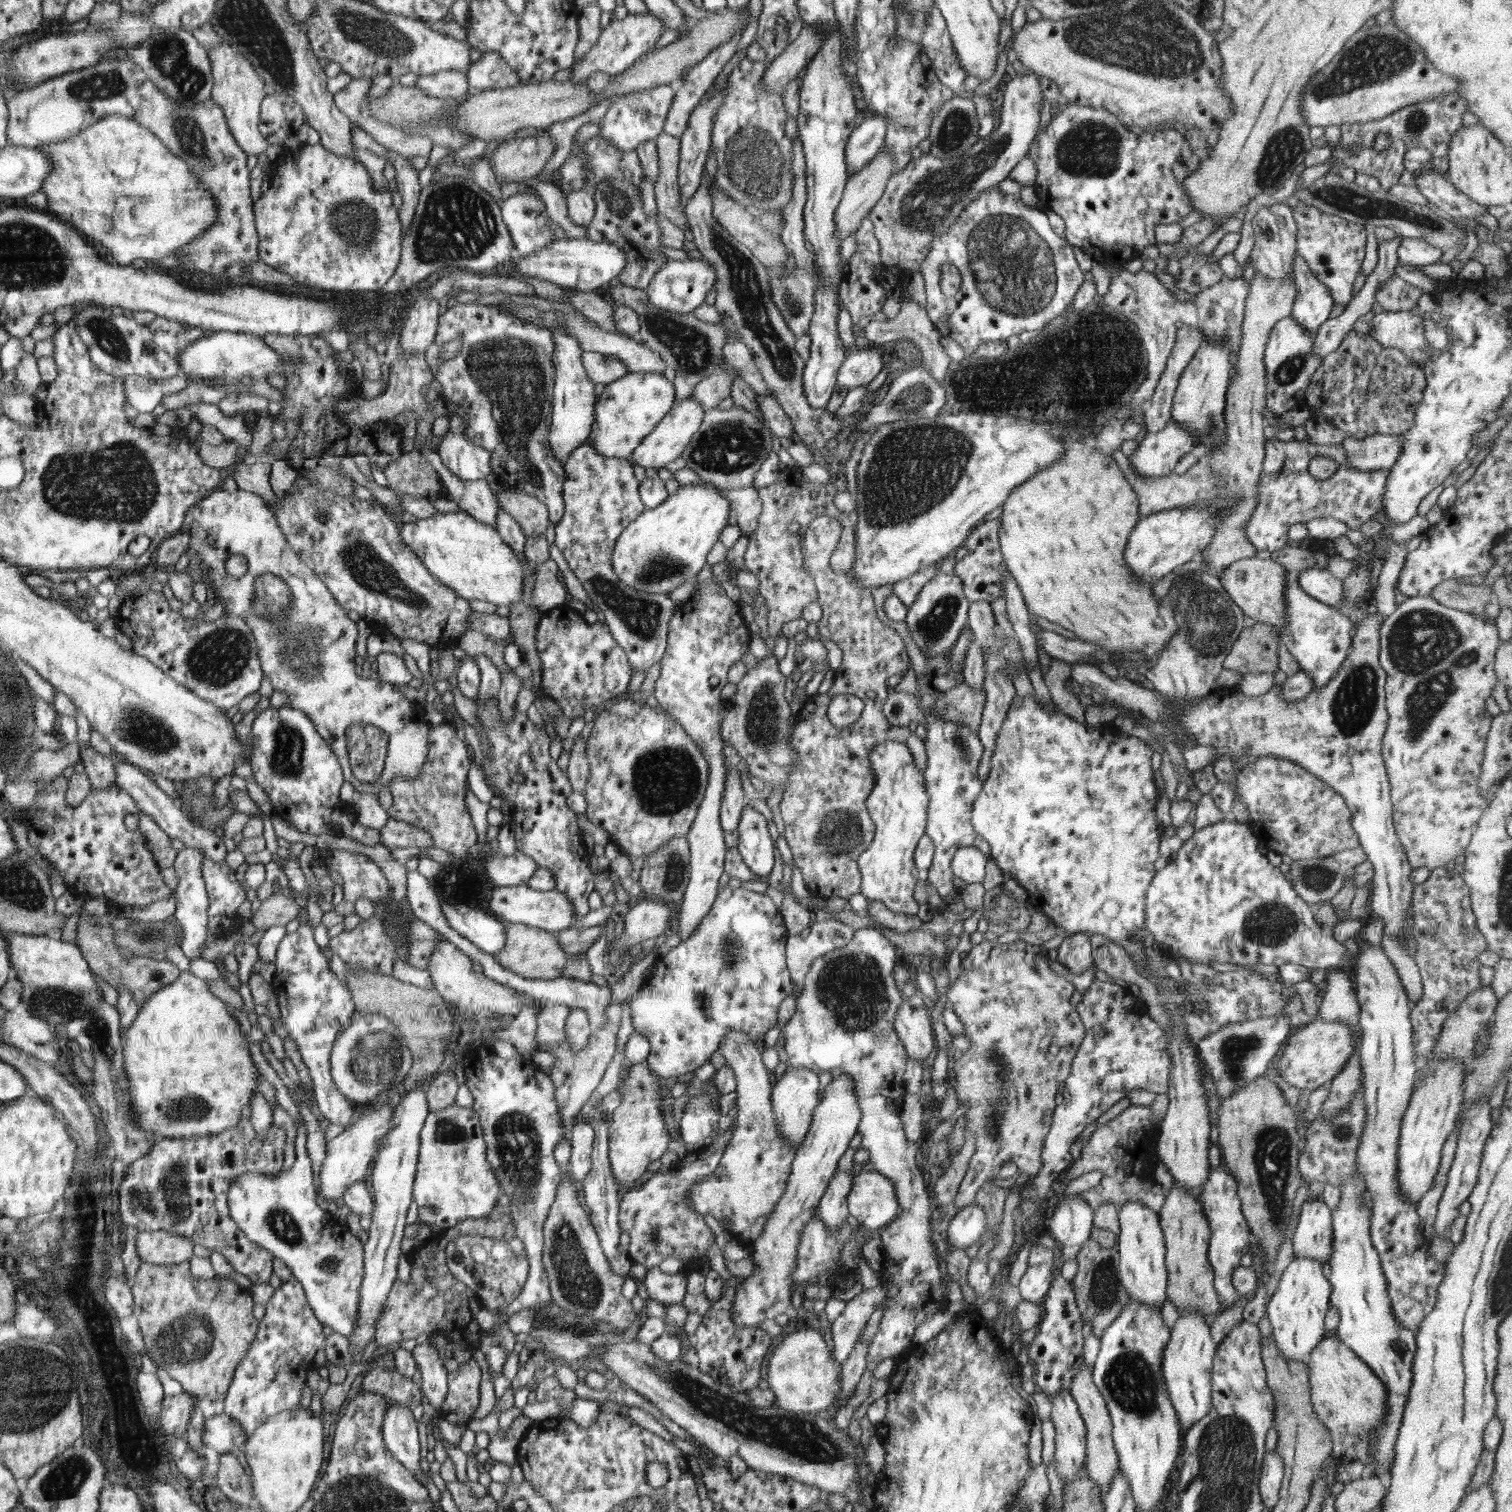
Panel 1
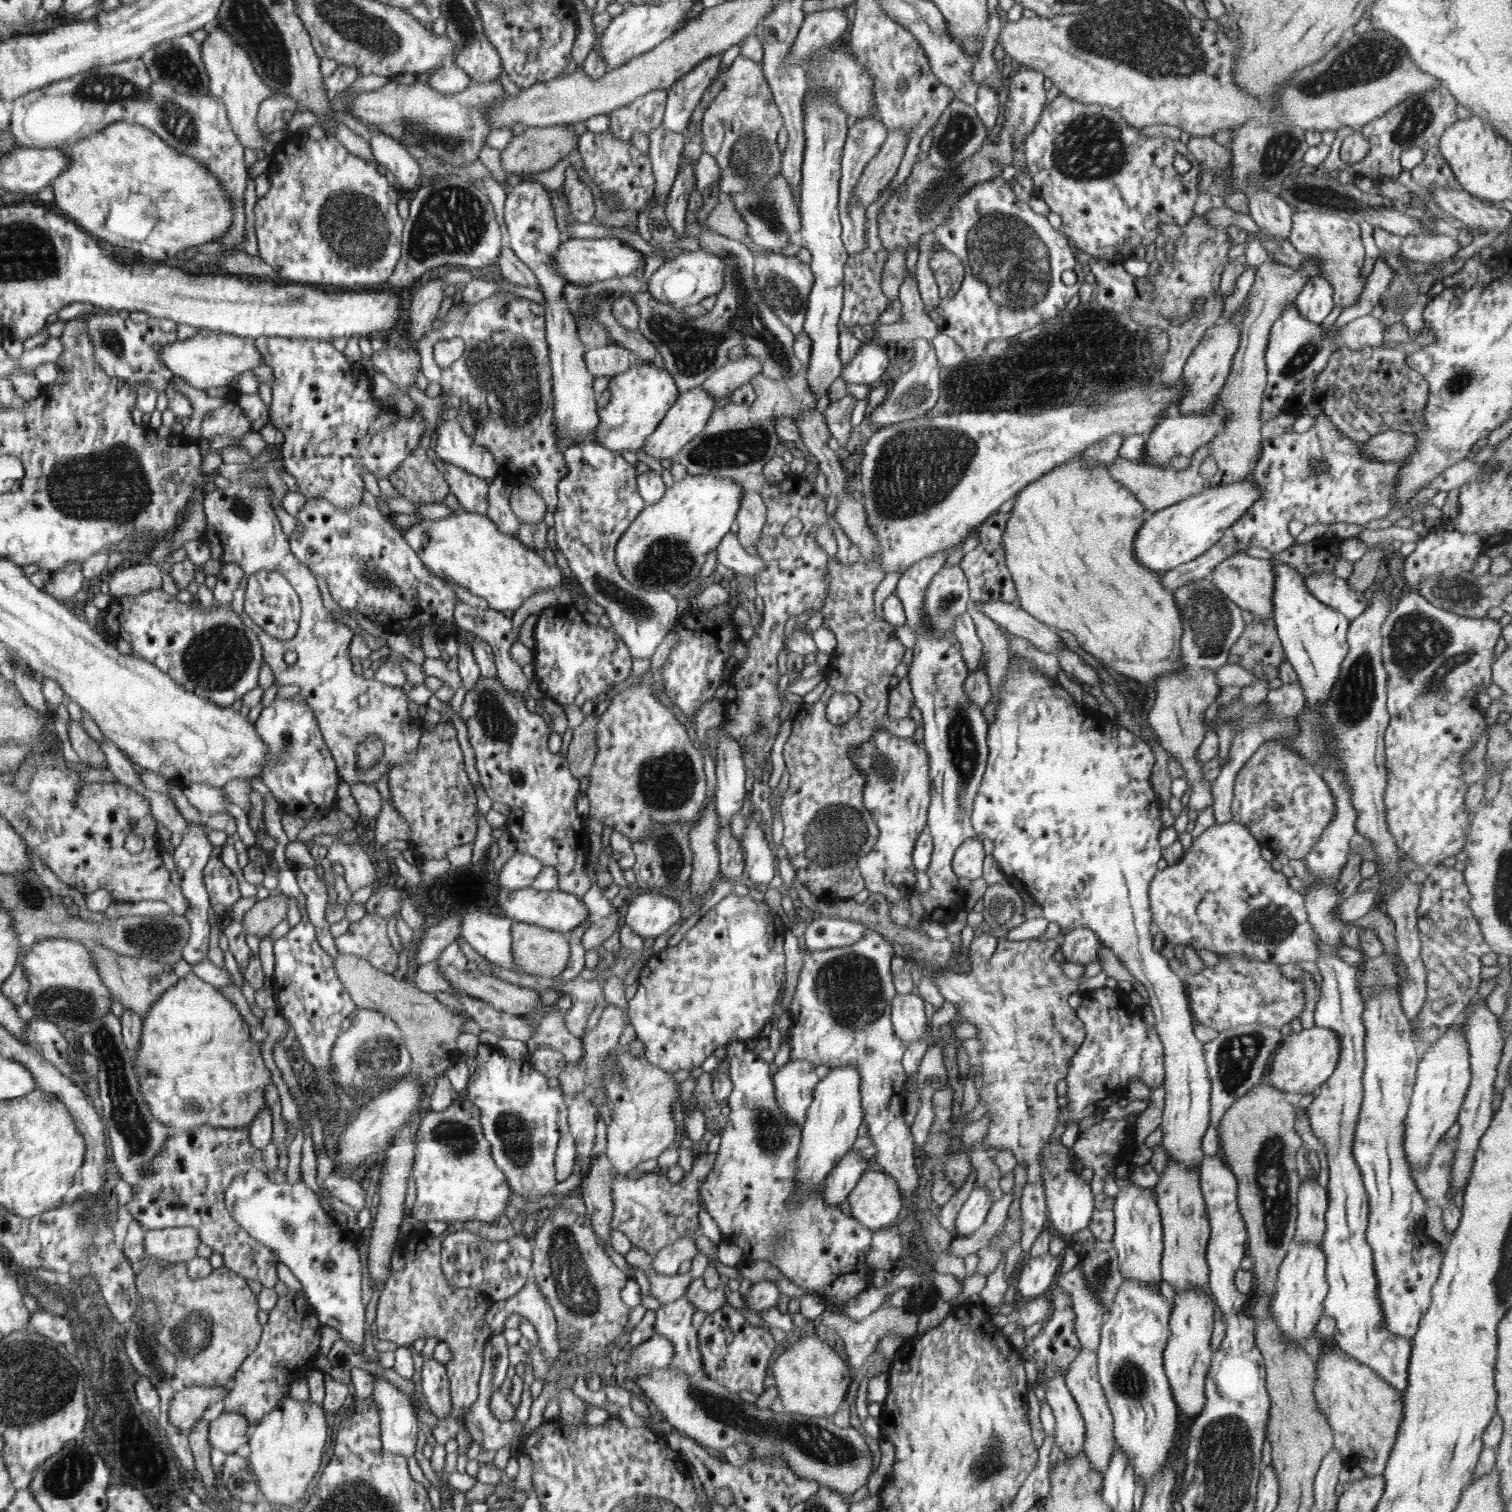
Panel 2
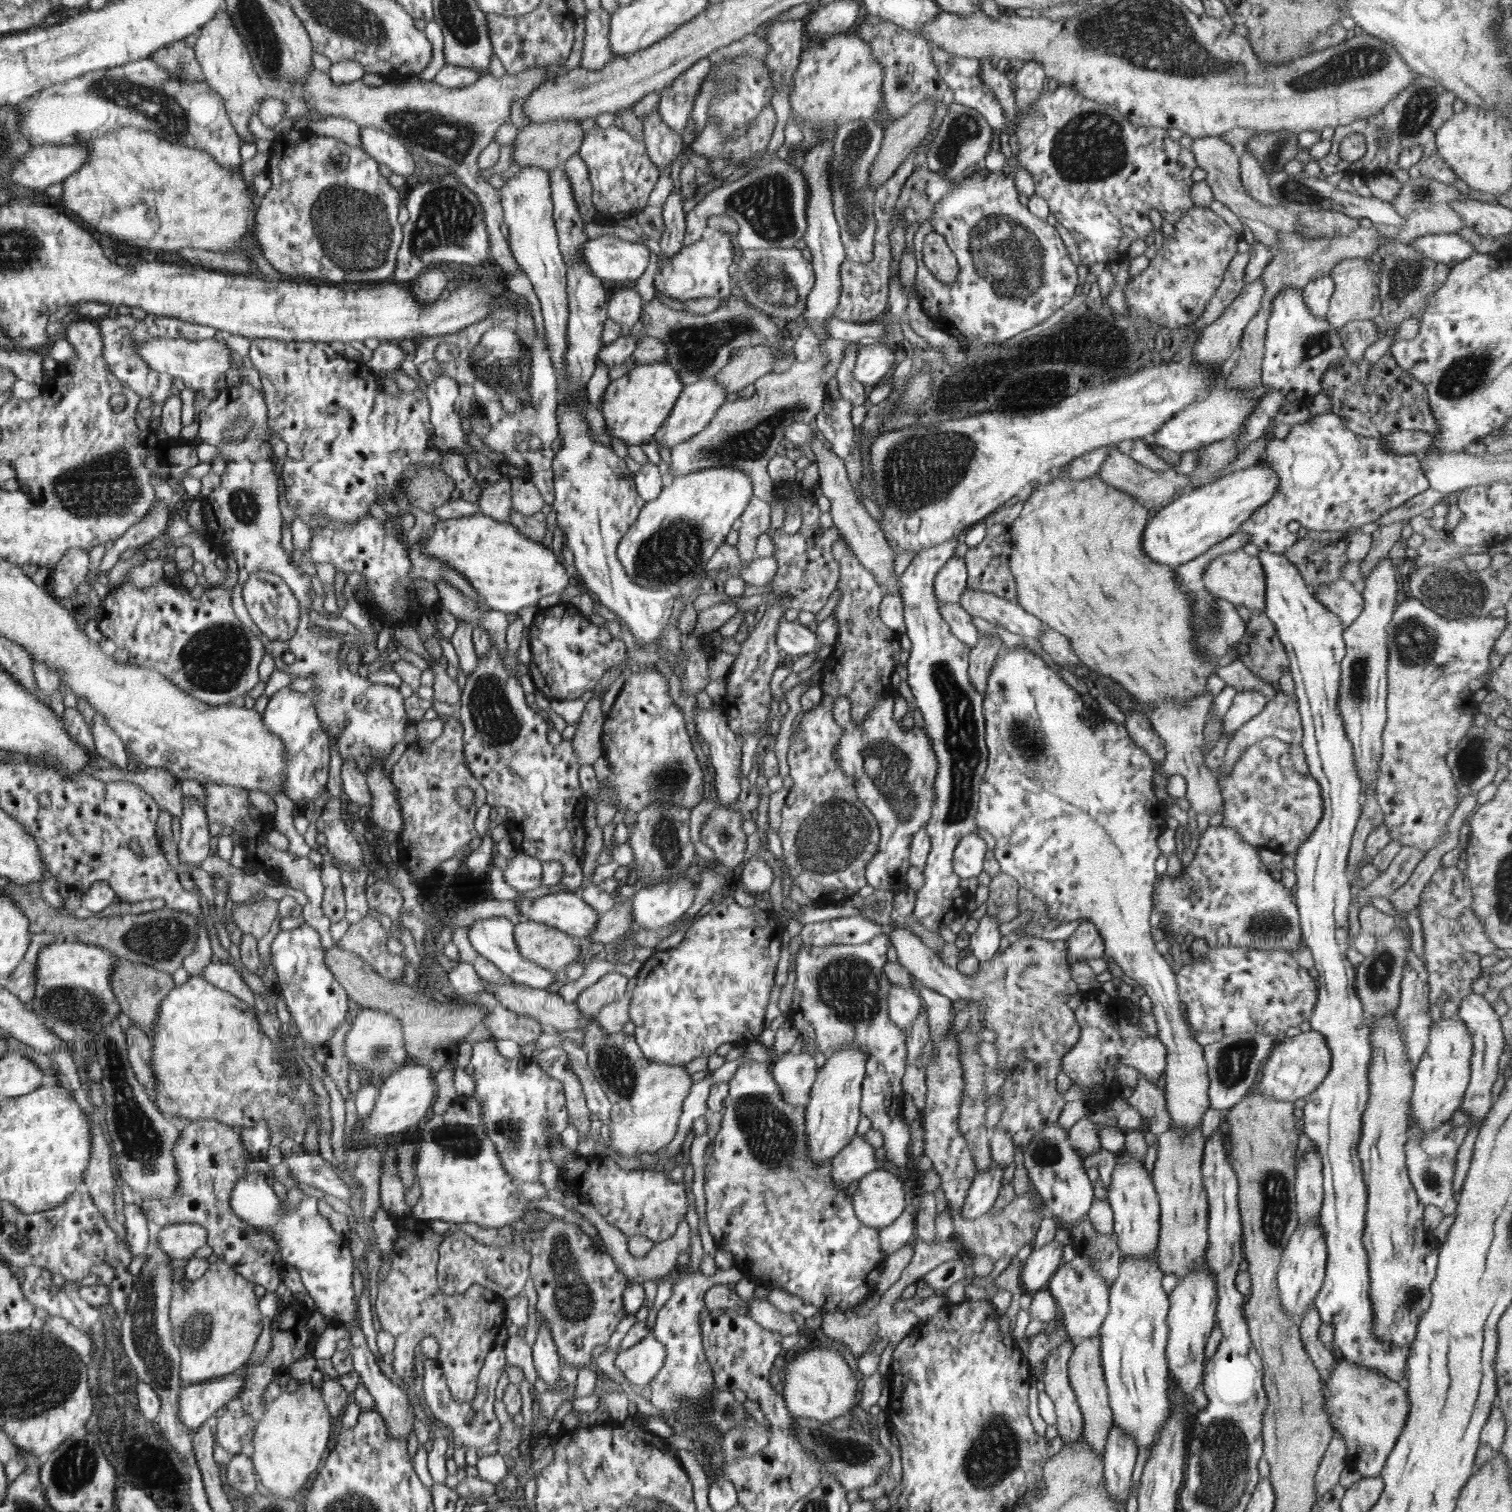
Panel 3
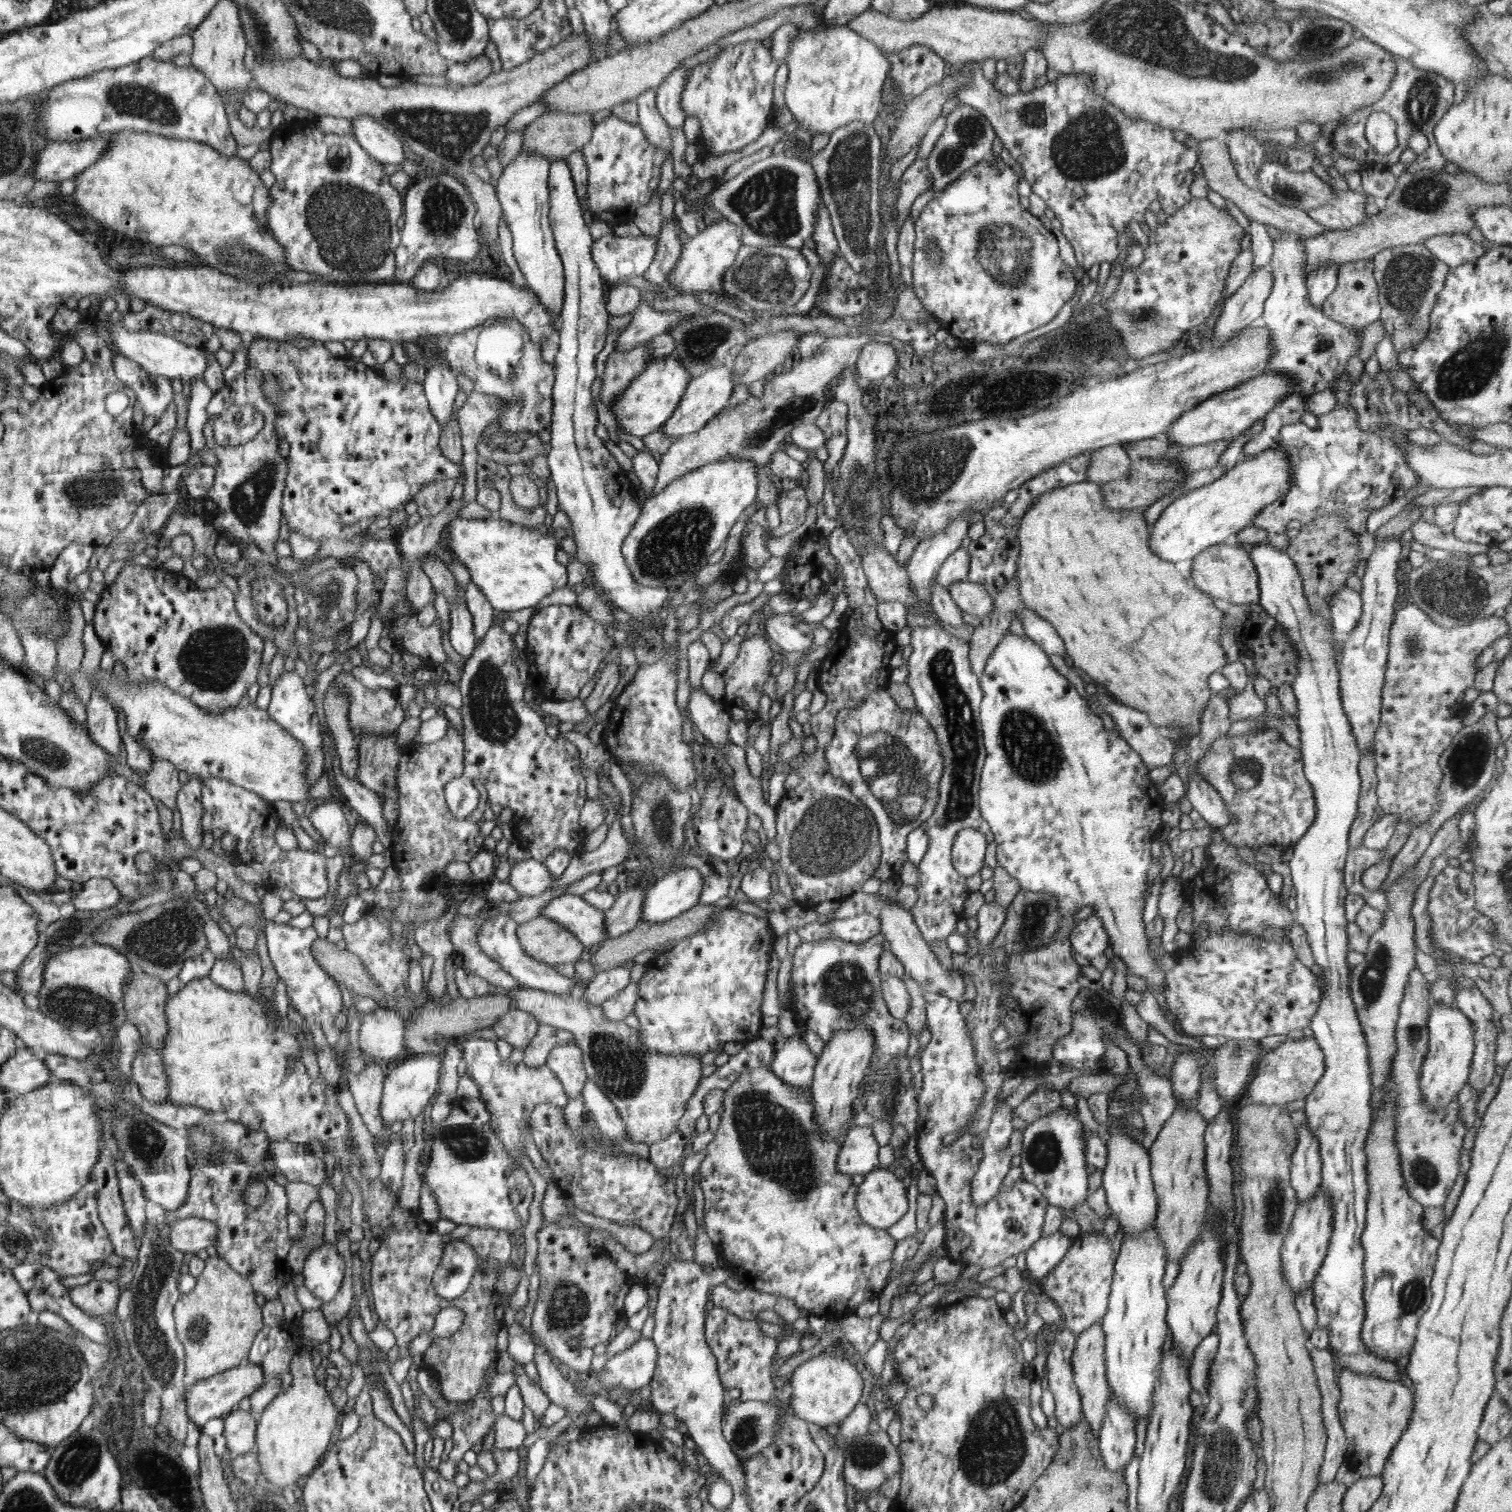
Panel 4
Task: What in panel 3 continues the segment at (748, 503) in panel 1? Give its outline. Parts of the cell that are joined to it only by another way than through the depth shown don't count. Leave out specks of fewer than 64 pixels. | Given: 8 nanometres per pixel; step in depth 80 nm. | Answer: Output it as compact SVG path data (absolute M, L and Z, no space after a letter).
M754 496L738 521L739 539L736 545L738 556L748 565L755 556L758 536L769 530L771 525L771 506Z

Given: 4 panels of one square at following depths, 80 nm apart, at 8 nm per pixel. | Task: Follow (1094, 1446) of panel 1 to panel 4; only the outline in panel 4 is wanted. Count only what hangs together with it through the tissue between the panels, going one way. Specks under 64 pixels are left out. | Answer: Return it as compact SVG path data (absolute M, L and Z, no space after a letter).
M1101 1322L1092 1324L1077 1337L1071 1363L1074 1371L1074 1382L1081 1396L1083 1419L1086 1420L1097 1438L1102 1424L1104 1424L1104 1418L1106 1418L1106 1410L1108 1410L1107 1398L1110 1392L1106 1376L1107 1366L1104 1360L1104 1332L1102 1332Z

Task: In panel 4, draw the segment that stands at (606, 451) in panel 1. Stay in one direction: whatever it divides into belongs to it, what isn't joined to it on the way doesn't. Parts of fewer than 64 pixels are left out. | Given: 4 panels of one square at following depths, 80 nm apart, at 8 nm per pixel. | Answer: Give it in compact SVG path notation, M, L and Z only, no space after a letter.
M673 354L655 358L648 364L646 370L626 387L626 391L622 391L622 395L614 399L614 405L610 410L617 416L618 428L626 434L640 438L660 431L661 426L677 410L691 381L689 369L682 364L682 361L676 360Z

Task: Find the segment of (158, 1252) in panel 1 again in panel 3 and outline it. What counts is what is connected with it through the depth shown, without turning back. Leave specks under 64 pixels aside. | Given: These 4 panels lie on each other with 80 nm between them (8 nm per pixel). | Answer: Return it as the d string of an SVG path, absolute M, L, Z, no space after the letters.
M178 1223L162 1227L156 1241L164 1252L174 1258L192 1258L194 1252L208 1243L206 1227L194 1223Z

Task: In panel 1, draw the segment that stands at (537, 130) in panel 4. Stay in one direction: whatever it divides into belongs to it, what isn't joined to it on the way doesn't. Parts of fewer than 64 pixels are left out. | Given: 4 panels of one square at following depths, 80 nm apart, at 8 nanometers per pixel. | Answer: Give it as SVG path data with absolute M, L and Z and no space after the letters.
M548 130L541 135L523 139L504 140L493 151L492 169L497 182L519 182L532 179L541 174L555 154L557 144Z

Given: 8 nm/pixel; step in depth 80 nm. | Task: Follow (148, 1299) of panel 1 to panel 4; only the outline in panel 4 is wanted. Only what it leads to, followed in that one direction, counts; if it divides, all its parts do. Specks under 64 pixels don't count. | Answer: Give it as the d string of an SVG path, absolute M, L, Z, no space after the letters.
M216 1255L206 1260L204 1271L197 1277L195 1289L180 1296L173 1316L178 1340L187 1347L185 1372L198 1380L221 1375L245 1362L262 1328L262 1314L260 1306L256 1304L252 1282Z

